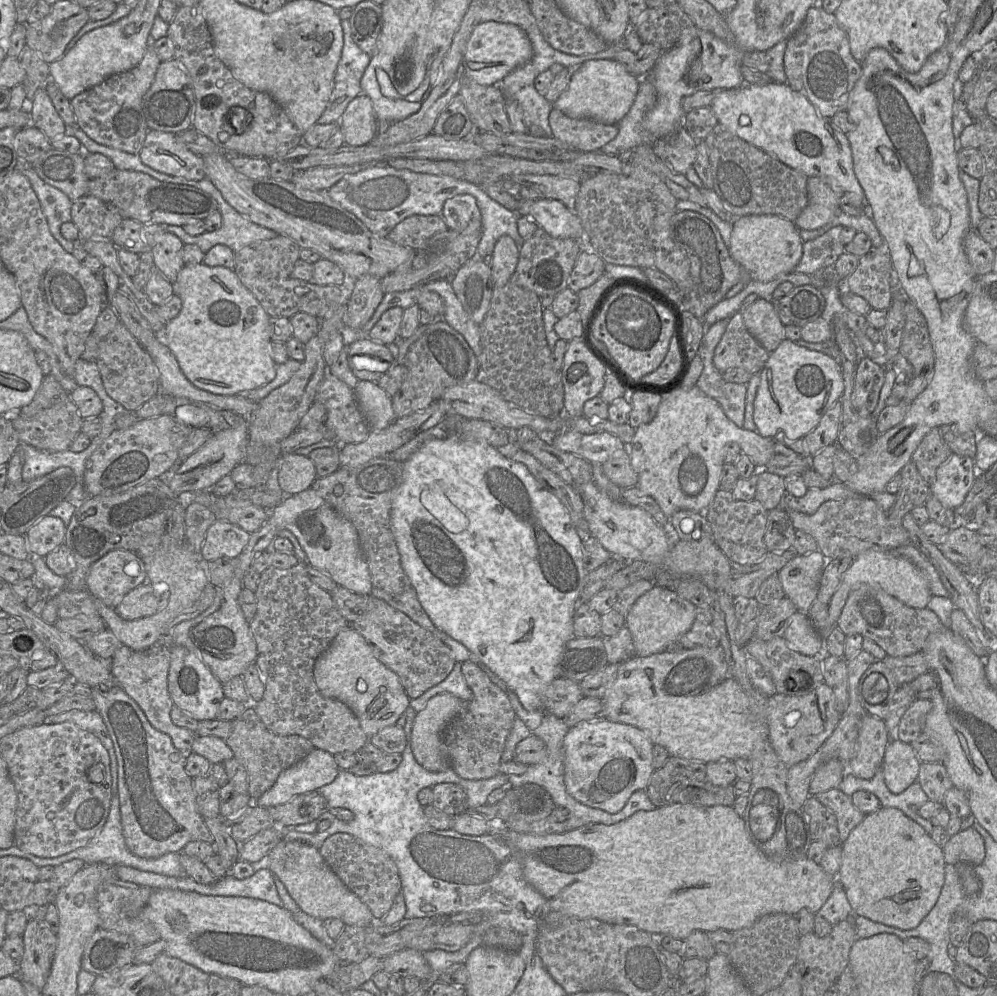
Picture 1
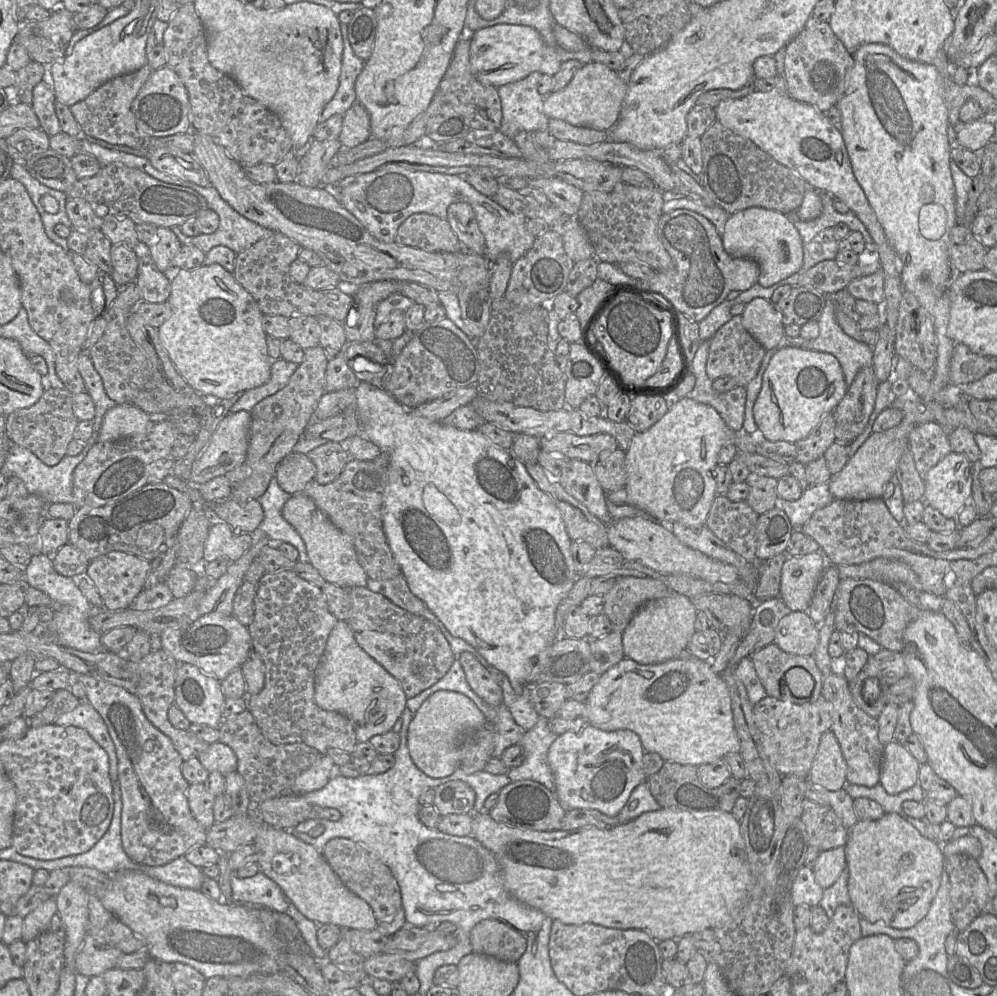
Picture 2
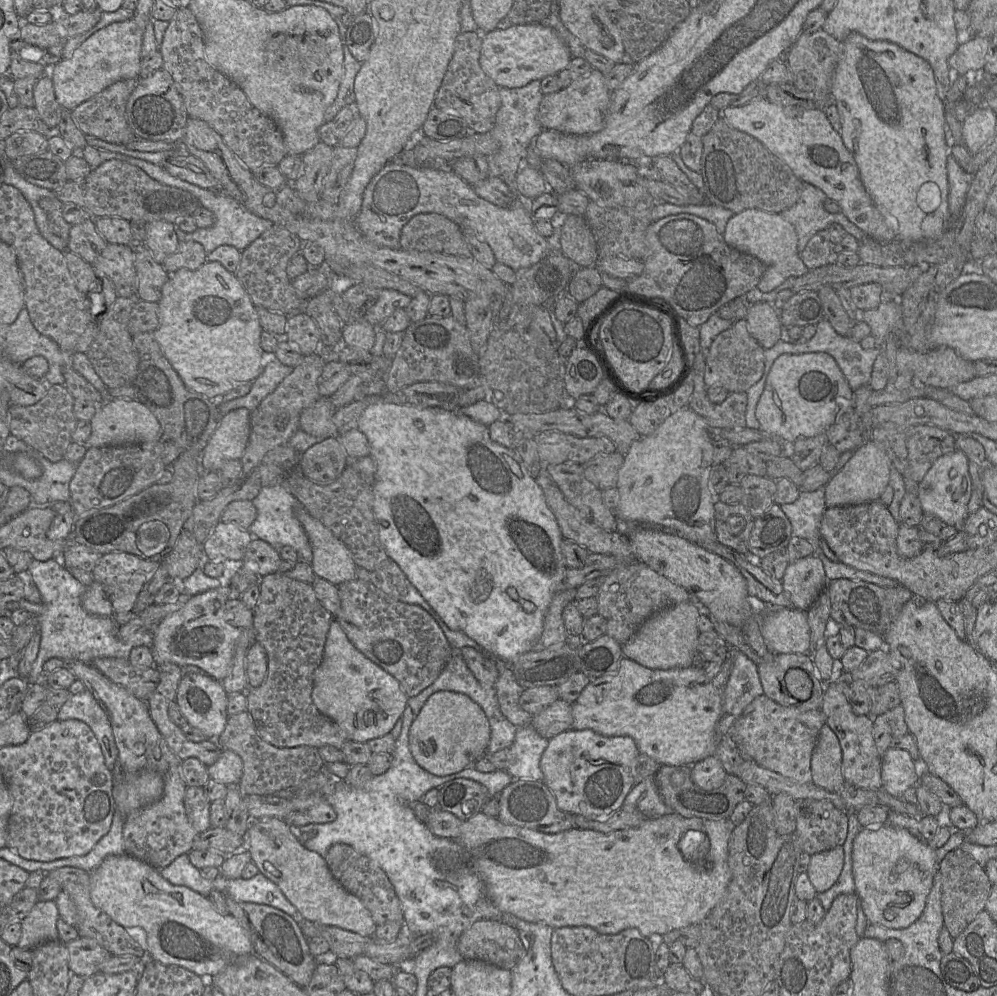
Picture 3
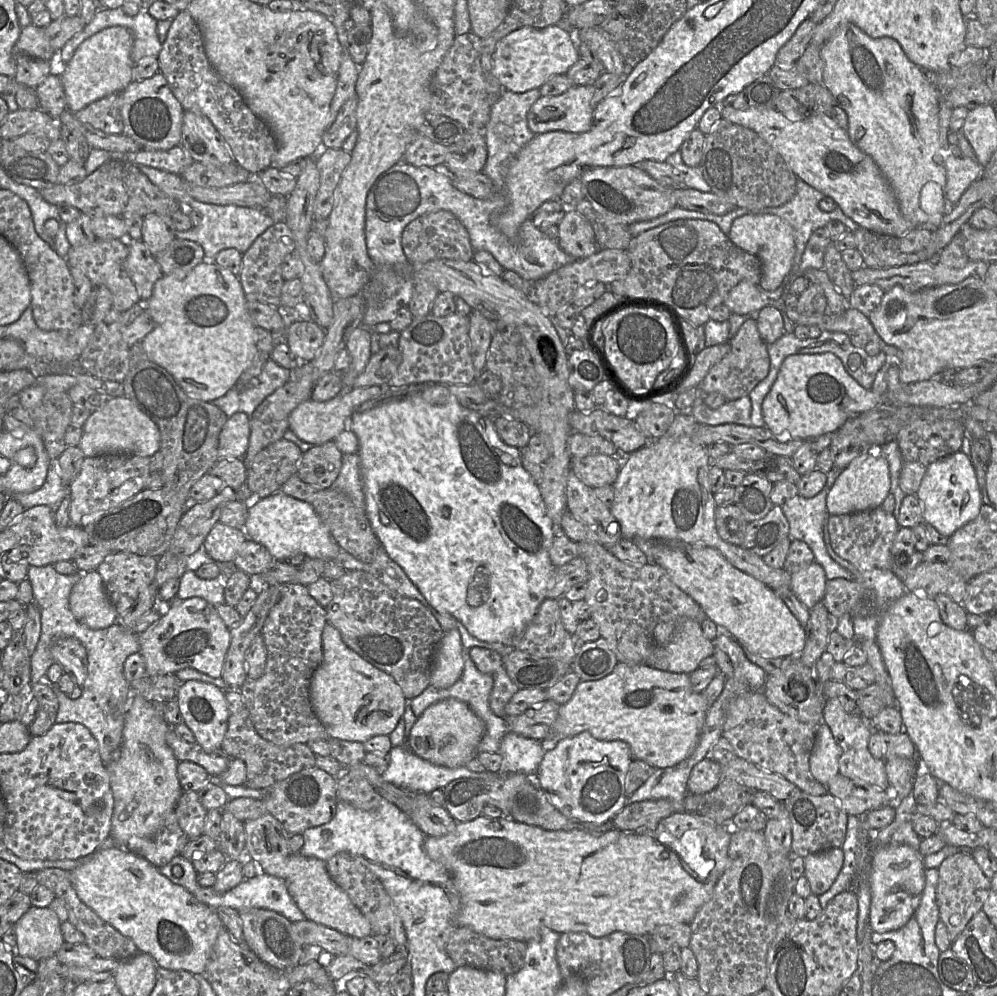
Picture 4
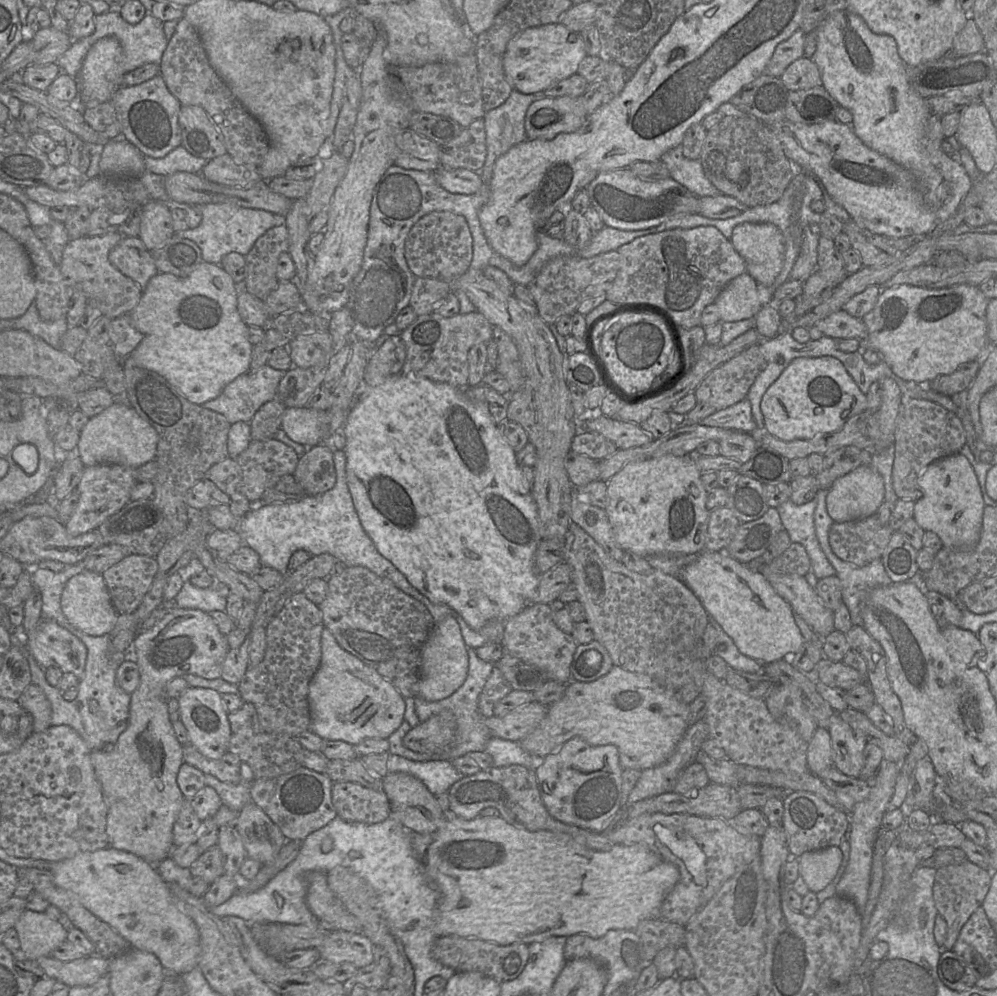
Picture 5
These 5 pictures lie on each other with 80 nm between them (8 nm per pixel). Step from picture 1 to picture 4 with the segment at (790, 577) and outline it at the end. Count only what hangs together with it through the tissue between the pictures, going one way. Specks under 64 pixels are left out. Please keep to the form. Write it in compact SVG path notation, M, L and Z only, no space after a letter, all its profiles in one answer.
M813 561L804 568L791 573L789 589L808 609L822 600L825 592L826 575L823 567Z

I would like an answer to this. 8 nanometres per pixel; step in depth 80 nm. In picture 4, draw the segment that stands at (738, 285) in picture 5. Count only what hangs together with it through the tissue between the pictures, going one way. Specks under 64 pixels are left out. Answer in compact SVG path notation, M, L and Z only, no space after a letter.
M743 280L730 290L723 304L730 313L755 315L763 307L771 306L773 301L762 296L757 287L751 282Z

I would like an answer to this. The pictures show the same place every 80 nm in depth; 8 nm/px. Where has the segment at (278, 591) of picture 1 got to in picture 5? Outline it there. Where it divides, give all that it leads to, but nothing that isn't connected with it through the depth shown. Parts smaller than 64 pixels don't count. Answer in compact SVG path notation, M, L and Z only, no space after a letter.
M303 592L294 594L282 610L266 627L266 651L263 660L255 667L248 667L238 684L239 695L244 702L254 705L261 726L271 733L287 734L296 738L310 730L311 718L308 703L308 687L321 661L321 634L323 615L318 605Z

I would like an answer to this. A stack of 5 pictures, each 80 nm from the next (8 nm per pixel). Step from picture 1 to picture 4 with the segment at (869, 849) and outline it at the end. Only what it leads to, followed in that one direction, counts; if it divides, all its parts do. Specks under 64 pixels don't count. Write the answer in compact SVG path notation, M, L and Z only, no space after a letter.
M888 843L873 849L870 873L872 933L898 930L913 916L925 888L924 857L917 849L904 844Z

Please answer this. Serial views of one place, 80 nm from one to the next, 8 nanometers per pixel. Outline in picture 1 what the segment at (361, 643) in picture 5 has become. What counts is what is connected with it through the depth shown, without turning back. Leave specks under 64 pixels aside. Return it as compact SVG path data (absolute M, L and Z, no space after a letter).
M368 595L366 611L350 626L370 644L375 657L398 675L410 699L441 683L456 662L450 648L430 631L372 595Z

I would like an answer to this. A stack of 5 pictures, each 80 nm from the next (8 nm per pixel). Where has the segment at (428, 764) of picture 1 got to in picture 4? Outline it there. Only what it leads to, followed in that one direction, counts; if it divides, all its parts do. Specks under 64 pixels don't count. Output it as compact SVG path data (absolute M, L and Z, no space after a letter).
M447 698L430 705L417 718L408 736L408 747L419 758L432 764L459 768L476 757L485 729L484 722L465 702Z

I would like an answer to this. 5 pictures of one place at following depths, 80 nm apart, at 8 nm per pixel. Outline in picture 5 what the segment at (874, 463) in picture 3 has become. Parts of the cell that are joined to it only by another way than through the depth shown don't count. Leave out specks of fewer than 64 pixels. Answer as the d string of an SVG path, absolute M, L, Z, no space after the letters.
M859 465L837 478L828 490L826 508L835 522L867 518L884 501L882 477L869 465Z

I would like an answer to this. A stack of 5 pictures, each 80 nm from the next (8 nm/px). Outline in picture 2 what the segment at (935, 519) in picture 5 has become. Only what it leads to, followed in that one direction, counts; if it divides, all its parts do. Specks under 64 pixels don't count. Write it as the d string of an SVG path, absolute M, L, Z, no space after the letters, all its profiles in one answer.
M951 452L927 473L923 501L943 516L956 519L972 496L972 463L964 454Z

